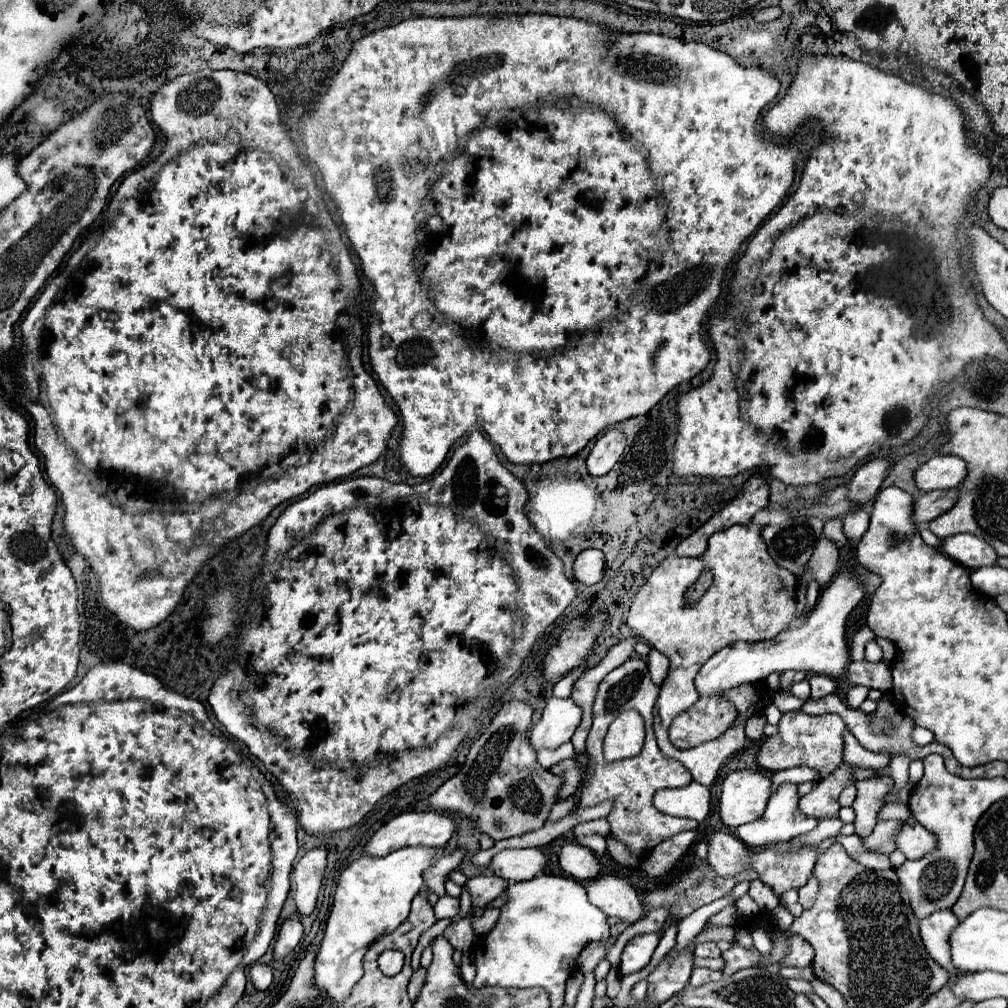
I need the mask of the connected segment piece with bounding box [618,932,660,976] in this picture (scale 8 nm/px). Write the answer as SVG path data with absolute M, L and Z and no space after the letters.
M654 932L654 934L642 934L642 936L636 936L634 940L630 940L622 952L622 962L620 962L620 976L628 976L628 974L634 974L638 970L642 970L644 966L648 966L654 950L656 950L656 944L660 940L660 934Z

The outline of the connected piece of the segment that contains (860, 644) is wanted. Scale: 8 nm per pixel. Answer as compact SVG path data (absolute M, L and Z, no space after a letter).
M860 626L860 628L854 632L854 636L852 636L852 650L850 650L852 660L864 658L864 644L870 642L870 640L874 640L874 638L876 638L876 634L874 634L868 626Z

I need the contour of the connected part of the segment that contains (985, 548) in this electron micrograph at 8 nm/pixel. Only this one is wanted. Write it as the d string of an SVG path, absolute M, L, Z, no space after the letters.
M956 534L946 538L942 544L942 552L970 570L982 566L994 566L998 560L996 550L988 542L972 534Z

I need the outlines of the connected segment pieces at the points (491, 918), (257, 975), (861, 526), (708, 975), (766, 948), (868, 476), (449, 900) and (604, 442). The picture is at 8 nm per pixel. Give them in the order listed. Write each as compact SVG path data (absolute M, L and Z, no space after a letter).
M486 908L481 917L472 917L471 924L475 934L479 937L488 934L500 916L499 908Z
M254 964L250 968L250 980L256 990L266 990L272 984L272 968L266 964Z
M862 508L850 510L848 516L844 518L844 534L846 534L848 542L852 544L852 548L860 542L860 538L868 530L868 520L870 520L870 516Z
M694 968L692 976L690 976L690 986L702 986L706 982L712 982L712 980L720 980L724 978L724 972L722 970L710 970L710 968Z
M756 928L756 932L752 932L752 940L754 940L754 948L768 956L772 952L772 940L768 936L768 932L764 932L764 928Z
M886 458L868 460L852 476L850 486L848 486L848 500L856 506L862 506L868 500L872 500L876 496L880 484L886 478L886 472L888 472L888 460Z
M442 896L438 900L438 904L434 906L434 912L436 912L436 918L442 920L442 918L454 918L458 912L460 912L460 898L452 898L452 896Z
M608 430L602 438L596 440L590 456L588 456L588 472L592 476L604 476L612 470L626 448L626 434L622 430Z

